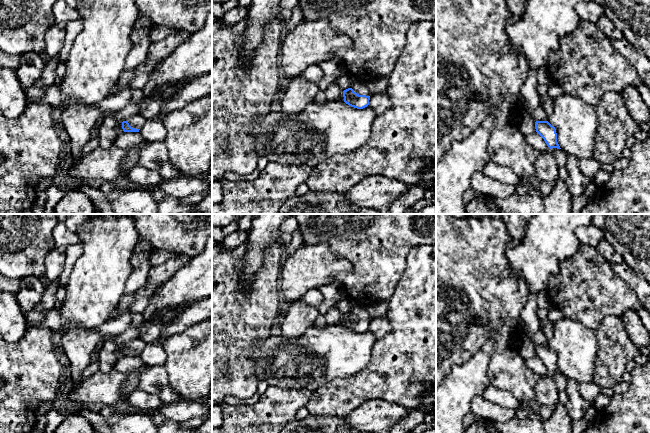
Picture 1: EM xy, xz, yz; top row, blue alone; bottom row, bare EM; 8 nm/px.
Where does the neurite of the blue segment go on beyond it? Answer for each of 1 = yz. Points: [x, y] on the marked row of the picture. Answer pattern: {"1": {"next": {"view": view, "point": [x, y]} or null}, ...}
{"1": {"next": null}}

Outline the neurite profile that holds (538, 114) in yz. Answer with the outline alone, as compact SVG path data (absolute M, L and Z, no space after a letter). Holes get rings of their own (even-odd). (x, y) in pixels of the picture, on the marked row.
M538 106L537 108L535 108L532 112L531 112L531 117L535 120L535 121L548 121L548 115L546 114L546 112L544 111L544 109L542 108L542 106Z

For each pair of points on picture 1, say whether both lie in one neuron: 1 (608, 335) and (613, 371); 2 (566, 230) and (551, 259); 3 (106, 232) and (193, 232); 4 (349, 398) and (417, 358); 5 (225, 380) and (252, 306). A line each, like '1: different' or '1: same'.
1: same
2: same
3: different
4: same
5: same

